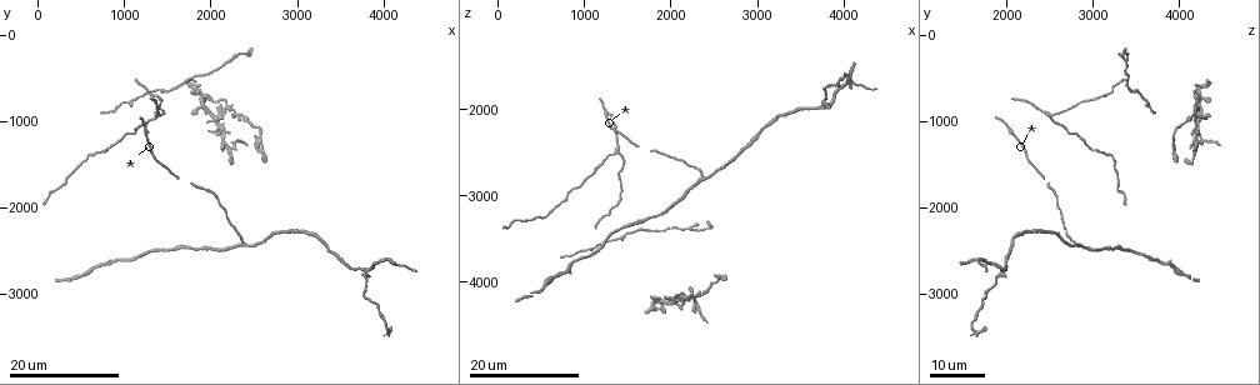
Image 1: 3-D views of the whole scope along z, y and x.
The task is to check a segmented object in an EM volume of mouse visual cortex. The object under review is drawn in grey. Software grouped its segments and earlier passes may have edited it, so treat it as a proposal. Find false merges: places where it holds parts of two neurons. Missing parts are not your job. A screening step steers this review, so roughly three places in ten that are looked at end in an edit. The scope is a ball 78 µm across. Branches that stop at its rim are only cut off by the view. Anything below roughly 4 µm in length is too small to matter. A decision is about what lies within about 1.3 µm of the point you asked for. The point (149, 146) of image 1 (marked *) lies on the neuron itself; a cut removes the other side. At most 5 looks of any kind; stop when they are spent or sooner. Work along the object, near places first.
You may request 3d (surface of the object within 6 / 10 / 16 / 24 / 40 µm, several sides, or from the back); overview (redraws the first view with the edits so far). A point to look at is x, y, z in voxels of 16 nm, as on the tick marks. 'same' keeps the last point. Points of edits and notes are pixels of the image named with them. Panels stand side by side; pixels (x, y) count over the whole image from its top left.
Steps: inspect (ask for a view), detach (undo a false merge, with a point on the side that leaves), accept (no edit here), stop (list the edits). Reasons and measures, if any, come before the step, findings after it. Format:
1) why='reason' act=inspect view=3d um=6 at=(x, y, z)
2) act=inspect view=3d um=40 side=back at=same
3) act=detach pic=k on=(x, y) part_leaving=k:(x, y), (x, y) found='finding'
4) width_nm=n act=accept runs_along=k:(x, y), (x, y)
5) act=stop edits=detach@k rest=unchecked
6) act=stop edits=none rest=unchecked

why='thin arm on a thick one' act=inspect view=3d um=24 at=(1400, 950, 2500)

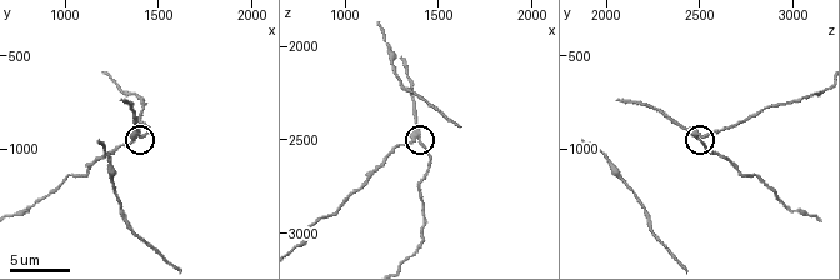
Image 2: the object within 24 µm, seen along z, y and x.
act=inspect view=3d um=6 at=(1380, 940, 2500)

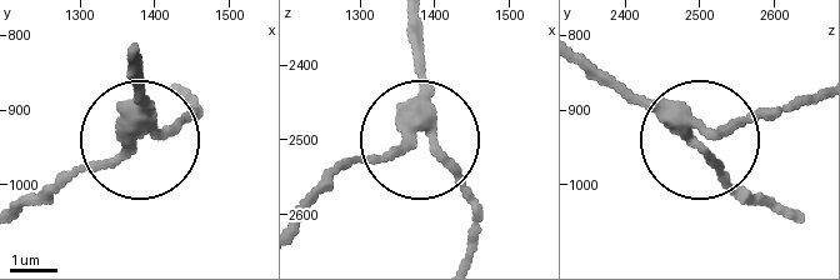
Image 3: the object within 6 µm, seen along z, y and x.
arms=3 act=accept found='one neuron here'

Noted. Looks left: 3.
why='arms part here' act=inspect view=3d um=24 at=(2350, 2450, 2800)

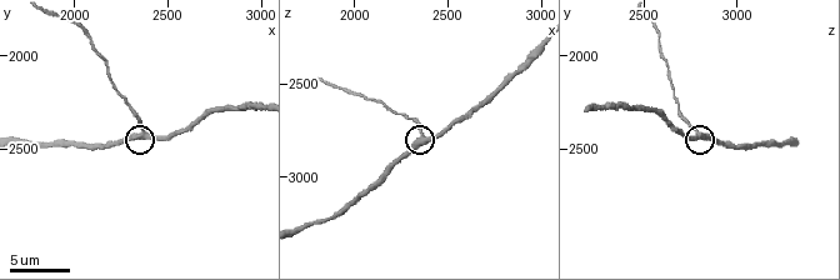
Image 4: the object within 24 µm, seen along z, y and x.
why='zoom in' act=inspect view=3d um=6 at=(2360, 2440, 2800)

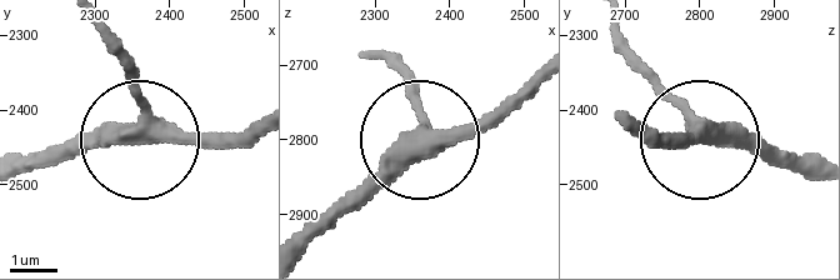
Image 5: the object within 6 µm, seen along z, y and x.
arms=3 act=accept found='one neuron here'

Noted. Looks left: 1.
act=stop edits=none rest=unchecked

